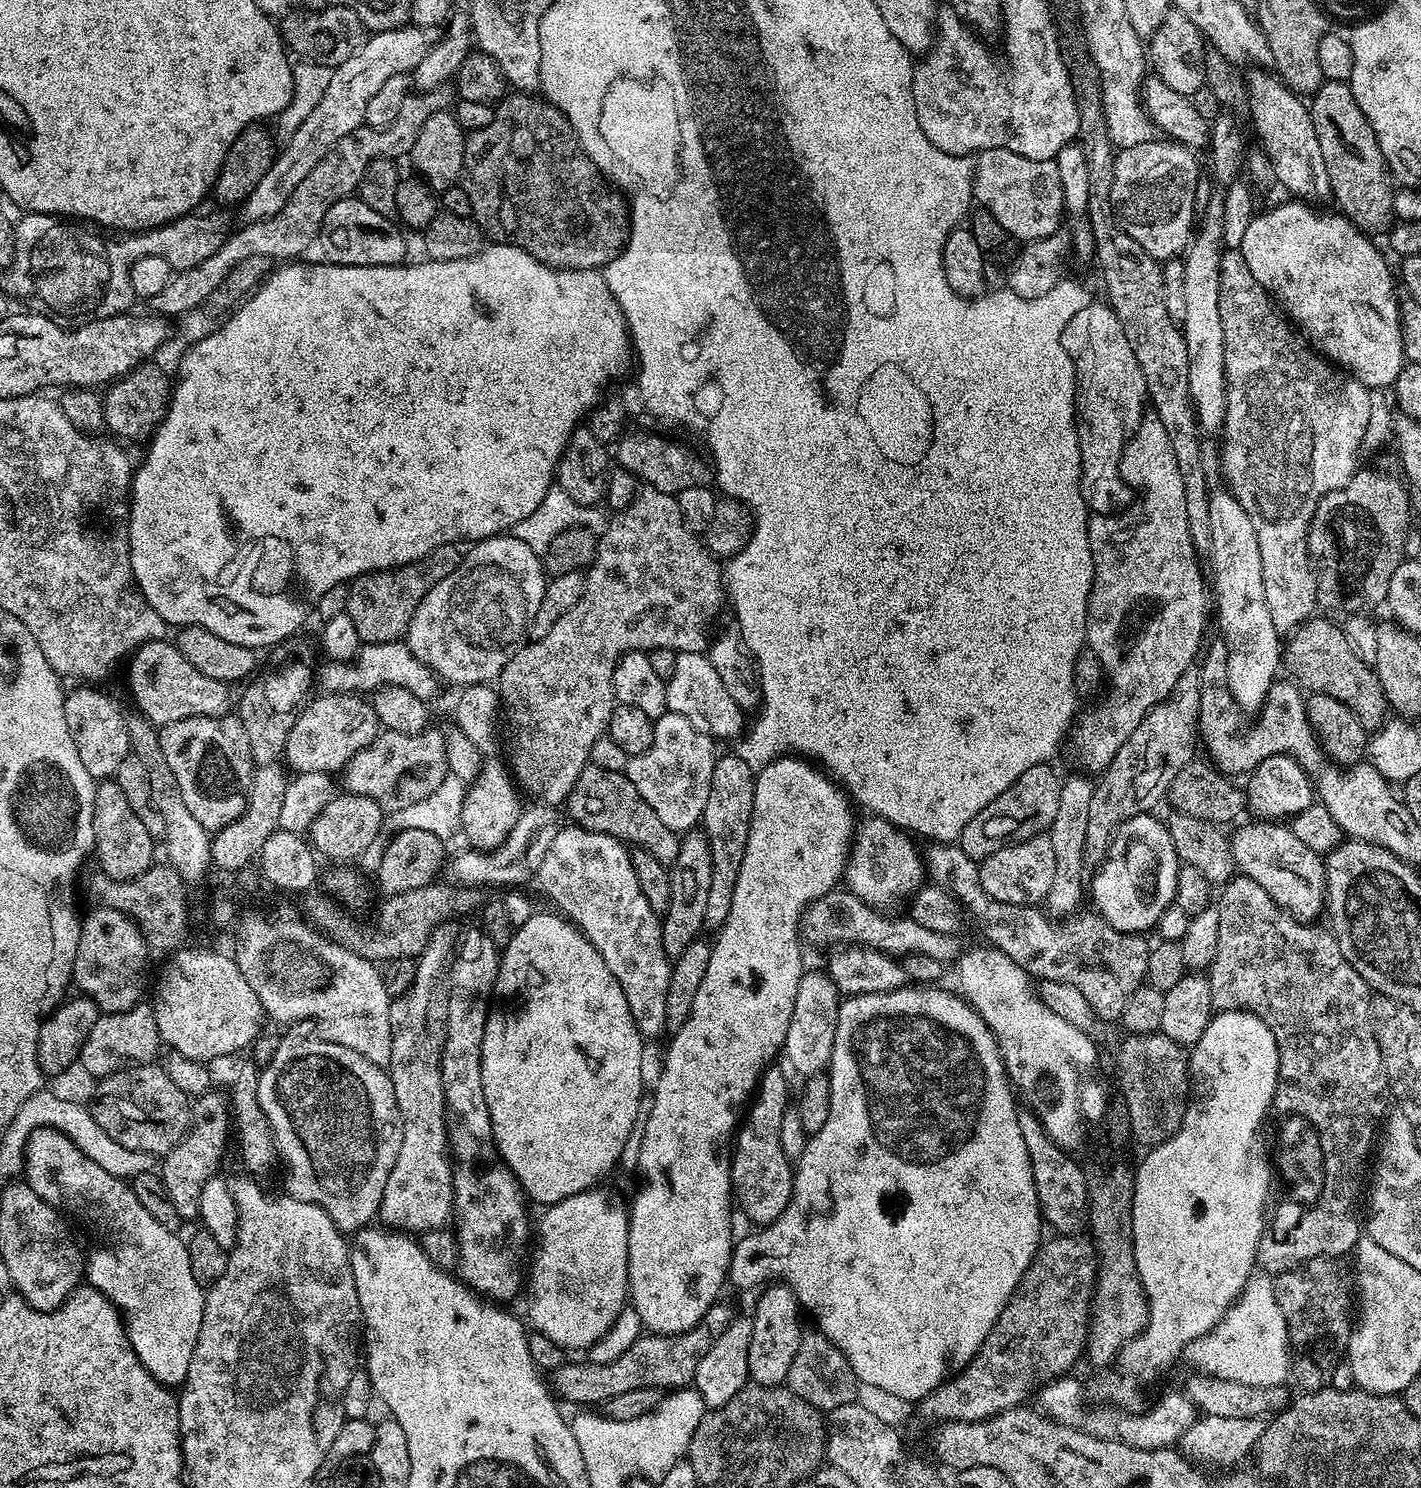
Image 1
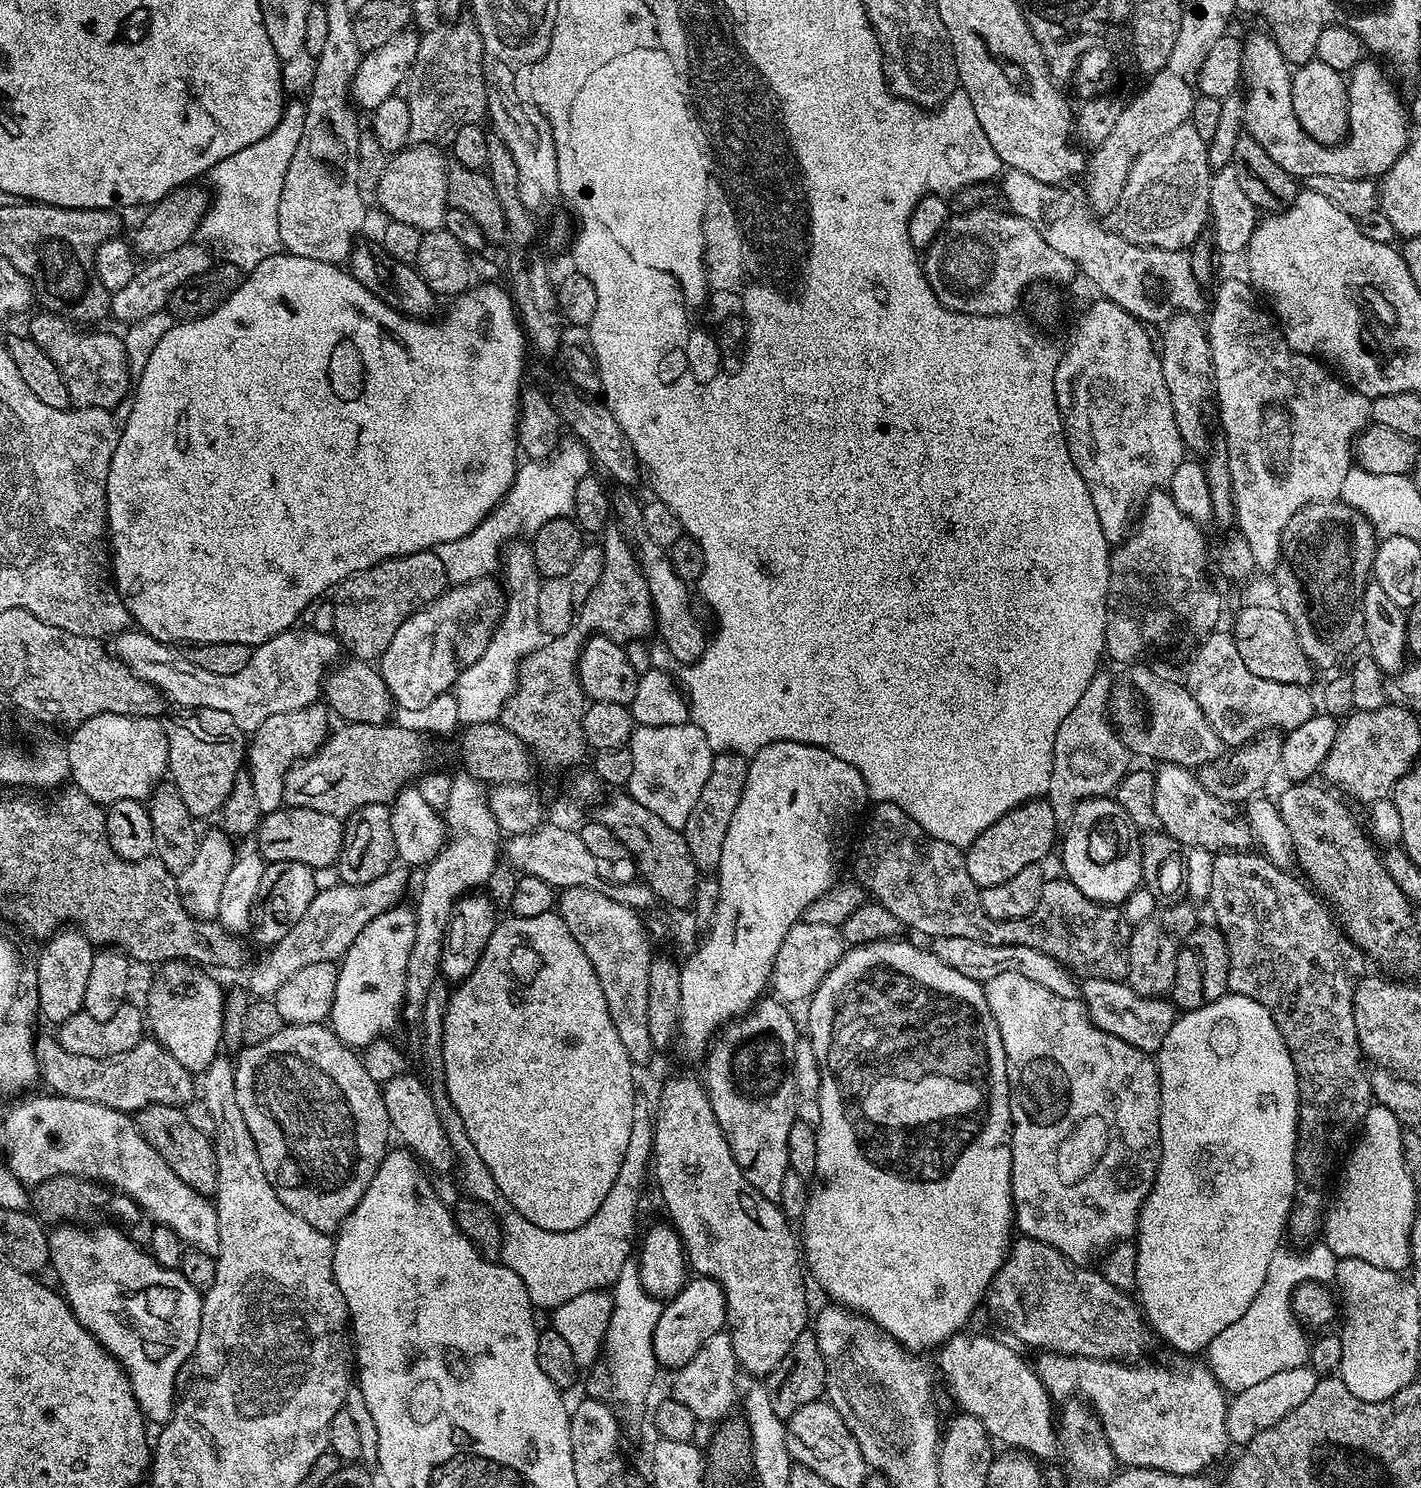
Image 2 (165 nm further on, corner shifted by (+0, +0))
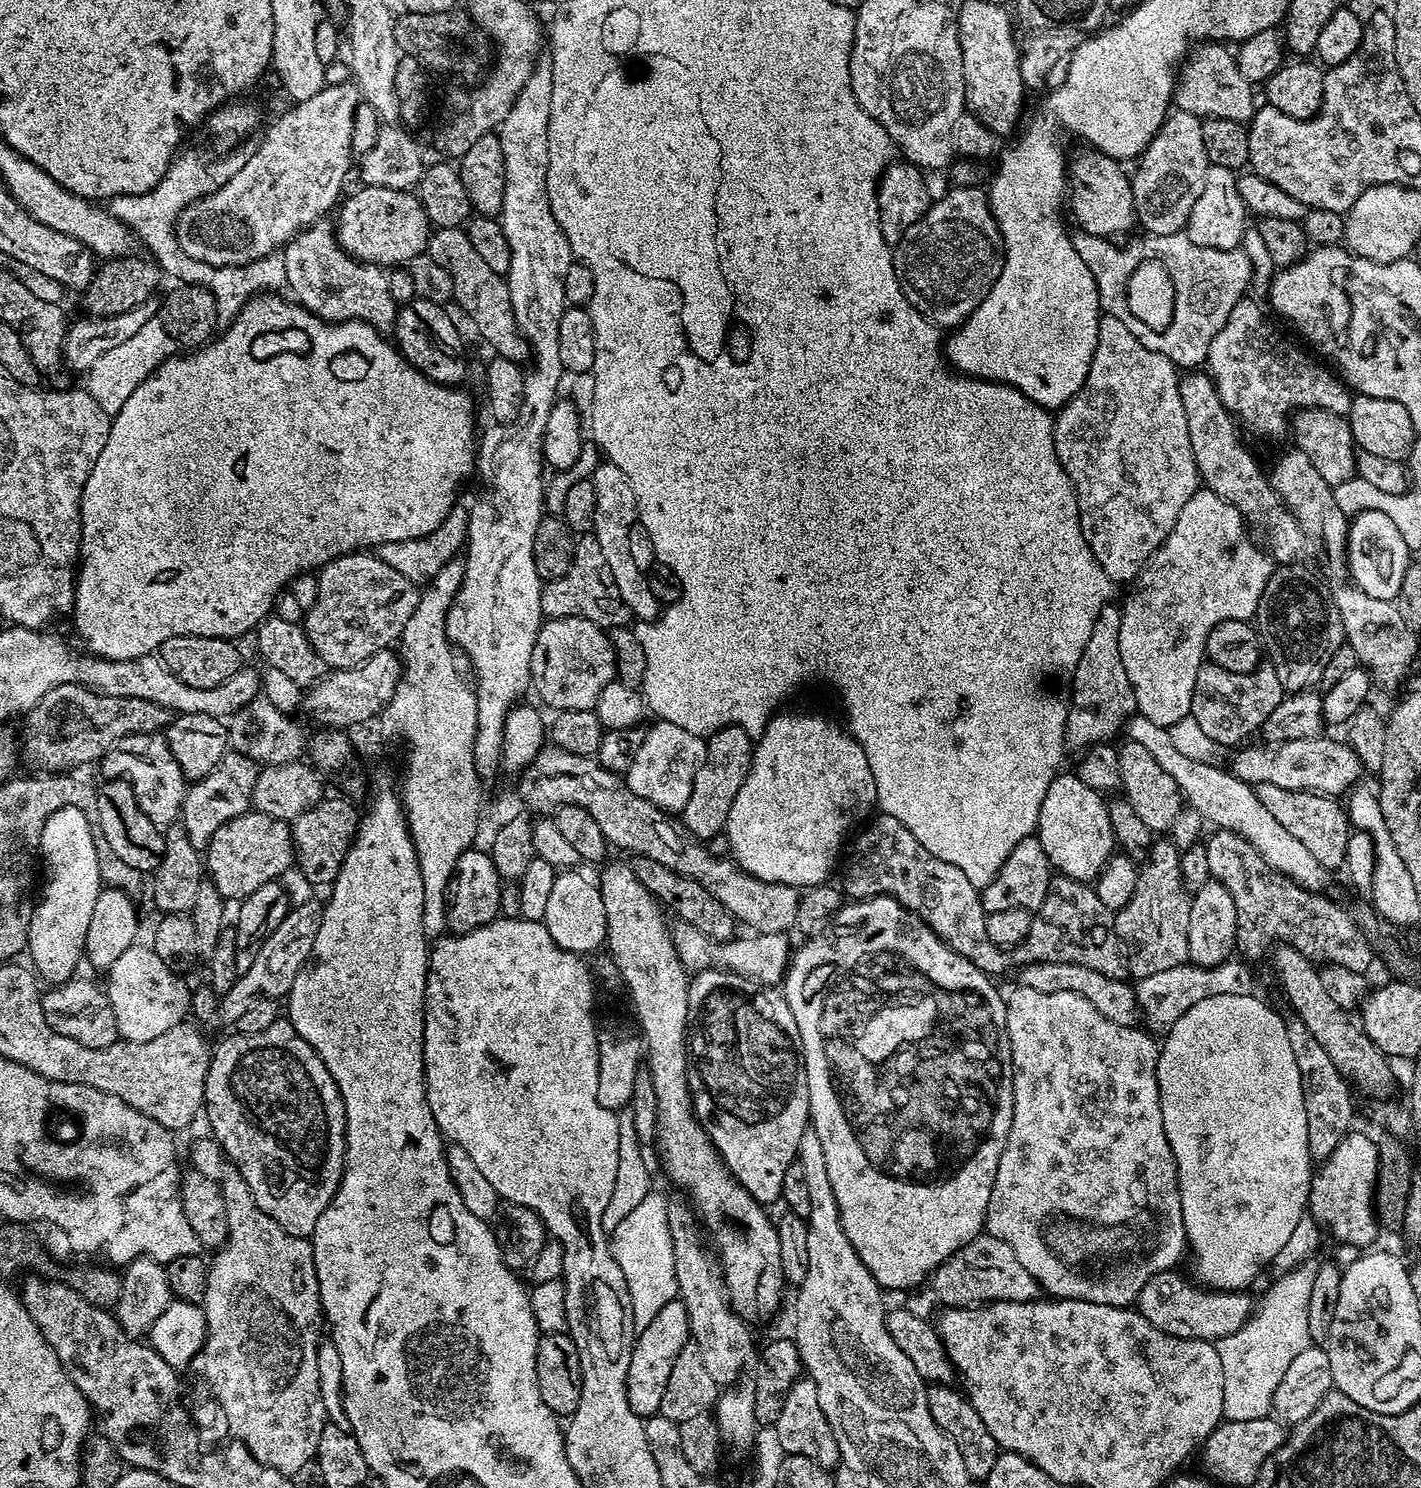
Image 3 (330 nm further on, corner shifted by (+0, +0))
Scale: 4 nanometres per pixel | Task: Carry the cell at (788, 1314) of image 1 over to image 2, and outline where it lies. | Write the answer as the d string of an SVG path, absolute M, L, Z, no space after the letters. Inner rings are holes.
M692 1076L665 1079L660 1108L655 1114L652 1155L656 1184L668 1211L667 1219L684 1243L684 1255L691 1271L697 1276L716 1280L722 1286L728 1309L726 1328L732 1337L737 1365L752 1375L749 1377L768 1377L810 1324L802 1244L797 1233L796 1236L792 1233L793 1225L777 1201L758 1194L758 1190L746 1182L746 1174L742 1174L738 1162L734 1162L722 1126L718 1126L718 1118L714 1118L708 1089L697 1077L696 1080Z

